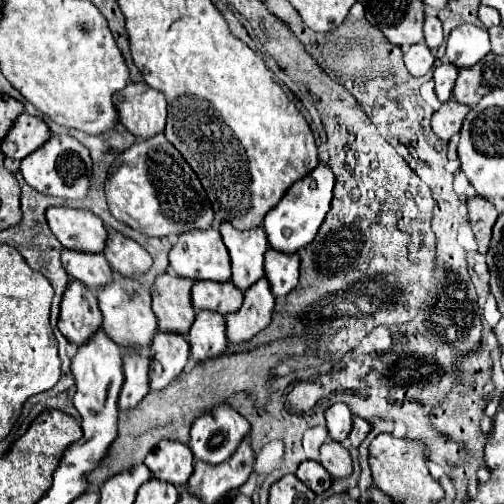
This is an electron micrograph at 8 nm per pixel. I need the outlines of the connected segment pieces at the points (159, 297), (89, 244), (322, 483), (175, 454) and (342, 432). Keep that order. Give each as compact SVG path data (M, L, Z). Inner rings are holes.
M165 272L155 280L151 298L161 332L175 332L183 336L189 332L189 326L195 320L195 312L191 308L193 284L193 280L177 278L173 272Z
M49 208L47 222L55 238L67 250L101 254L107 244L107 228L101 218L87 210Z
M305 460L299 464L295 476L305 484L309 486L315 494L321 494L325 492L329 486L331 486L331 476L327 474L327 470L315 462L315 460Z
M159 442L145 458L145 466L155 480L183 486L193 472L193 454L189 454L189 448L181 442Z
M333 404L331 408L325 410L325 420L329 428L329 436L337 442L345 442L349 432L351 432L351 412L345 404Z

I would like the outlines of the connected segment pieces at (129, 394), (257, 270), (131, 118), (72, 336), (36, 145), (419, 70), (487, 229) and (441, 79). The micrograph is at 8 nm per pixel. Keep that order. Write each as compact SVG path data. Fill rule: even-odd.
M125 352L123 354L123 374L125 374L125 384L119 394L119 408L121 410L131 410L139 406L139 402L147 396L149 392L149 358L143 354L133 354Z
M223 222L219 228L223 242L231 256L231 270L233 270L233 284L245 292L263 276L263 260L265 252L269 250L265 230L235 230L229 222Z
M129 82L127 88L115 94L119 122L141 140L149 140L165 130L167 100L159 90L139 82Z
M71 280L63 294L57 328L77 346L89 342L101 330L101 310L95 292L81 286L81 282Z
M23 112L9 130L9 134L5 136L5 140L1 142L1 152L7 158L23 160L35 150L39 150L49 138L51 138L49 126L41 118Z
M425 42L421 44L413 44L405 54L403 54L405 66L409 70L409 74L413 76L425 76L431 68L433 68L433 54L431 50L425 46Z
M481 196L469 198L467 208L469 208L469 222L471 222L471 228L475 232L475 240L479 244L479 252L485 254L489 250L491 230L497 222L499 214L497 214L495 206L489 200L481 198Z
M445 62L435 68L433 80L435 80L435 92L437 92L439 102L447 102L451 98L451 92L453 92L455 80L457 80L457 72L459 72L459 68L453 66L451 62Z

